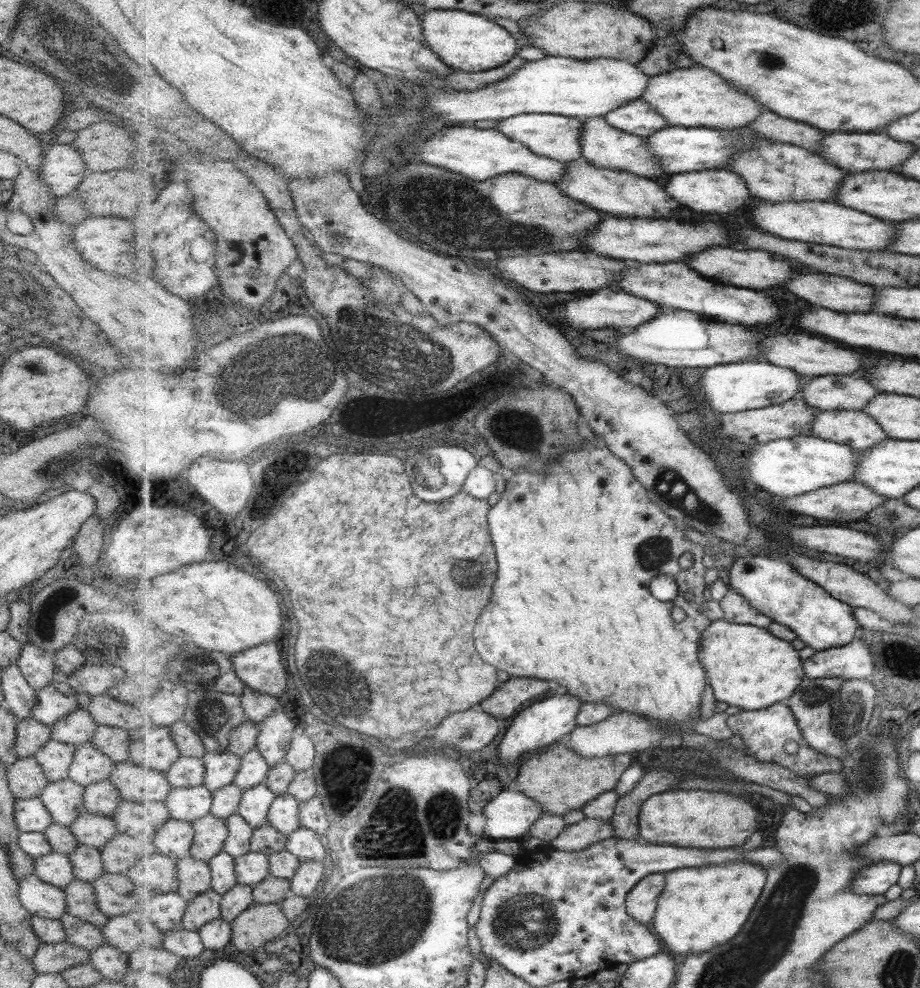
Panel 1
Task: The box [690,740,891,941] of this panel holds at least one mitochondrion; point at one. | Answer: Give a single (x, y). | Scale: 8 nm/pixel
(868, 779)

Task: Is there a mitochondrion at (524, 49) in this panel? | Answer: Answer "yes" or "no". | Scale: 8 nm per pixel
no

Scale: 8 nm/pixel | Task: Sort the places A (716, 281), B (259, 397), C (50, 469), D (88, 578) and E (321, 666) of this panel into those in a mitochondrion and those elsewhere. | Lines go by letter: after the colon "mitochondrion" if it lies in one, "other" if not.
A: other
B: mitochondrion
C: mitochondrion
D: other
E: mitochondrion

